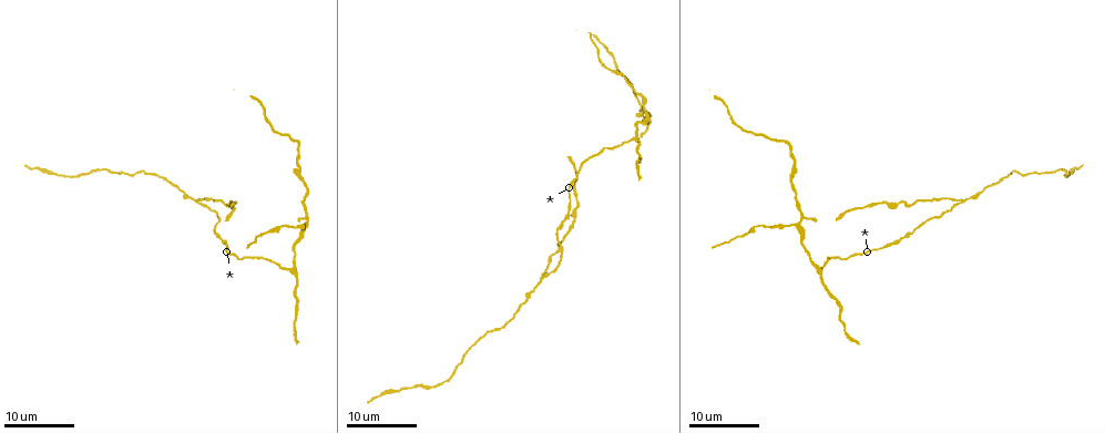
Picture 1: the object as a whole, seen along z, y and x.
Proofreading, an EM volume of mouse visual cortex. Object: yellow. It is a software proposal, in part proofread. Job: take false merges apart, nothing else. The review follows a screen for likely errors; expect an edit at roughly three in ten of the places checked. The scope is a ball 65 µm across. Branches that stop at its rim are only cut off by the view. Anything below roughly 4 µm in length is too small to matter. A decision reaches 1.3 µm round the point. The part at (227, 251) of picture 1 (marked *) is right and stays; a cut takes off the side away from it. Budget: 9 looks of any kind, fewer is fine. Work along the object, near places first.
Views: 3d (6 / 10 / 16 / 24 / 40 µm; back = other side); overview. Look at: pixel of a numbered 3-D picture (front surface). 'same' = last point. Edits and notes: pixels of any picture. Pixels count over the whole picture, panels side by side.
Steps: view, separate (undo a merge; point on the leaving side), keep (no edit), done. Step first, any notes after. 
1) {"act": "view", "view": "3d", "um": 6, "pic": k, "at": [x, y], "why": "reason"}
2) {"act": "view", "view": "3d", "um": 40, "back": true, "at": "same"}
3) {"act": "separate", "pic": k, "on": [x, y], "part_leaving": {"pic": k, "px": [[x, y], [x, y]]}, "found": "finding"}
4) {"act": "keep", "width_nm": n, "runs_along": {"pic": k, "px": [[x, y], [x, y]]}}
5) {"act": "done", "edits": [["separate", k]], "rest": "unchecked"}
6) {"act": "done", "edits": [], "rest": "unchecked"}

{"act": "view", "view": "3d", "um": 16, "pic": 1, "at": [541, 280], "why": "a fork"}

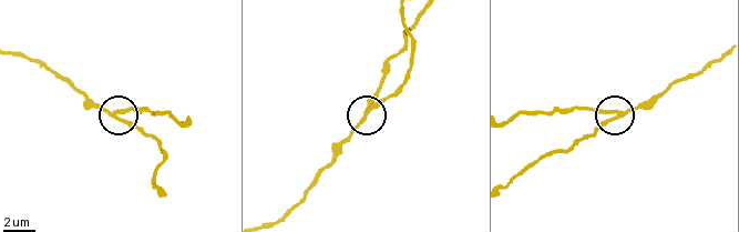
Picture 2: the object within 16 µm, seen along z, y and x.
{"act": "view", "view": "3d", "um": 6, "pic": 2, "at": [612, 114]}

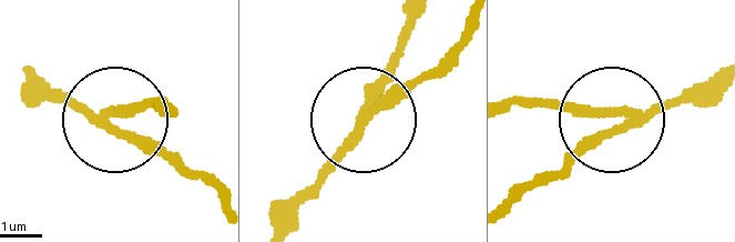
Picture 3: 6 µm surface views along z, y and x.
{"act": "view", "view": "3d", "um": 6, "back": true, "pic": 3, "at": [613, 115]}

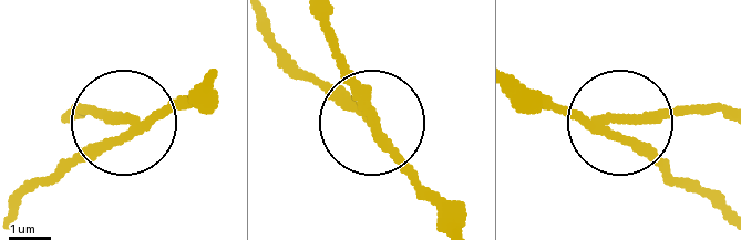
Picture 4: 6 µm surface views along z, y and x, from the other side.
{"act": "separate", "pic": 4, "on": [105, 112], "width_nm": 220, "found": "two neurons meet here"}

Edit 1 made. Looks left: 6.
{"act": "view", "view": "3d", "um": 24, "pic": 1, "at": [886, 246], "why": "calibre changes"}

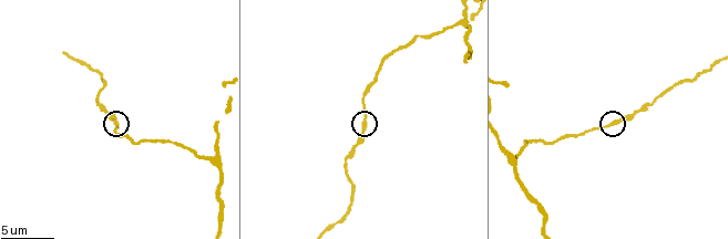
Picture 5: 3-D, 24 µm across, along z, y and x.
{"act": "view", "view": "3d", "um": 6, "pic": 5, "at": [113, 124], "why": "closer look"}

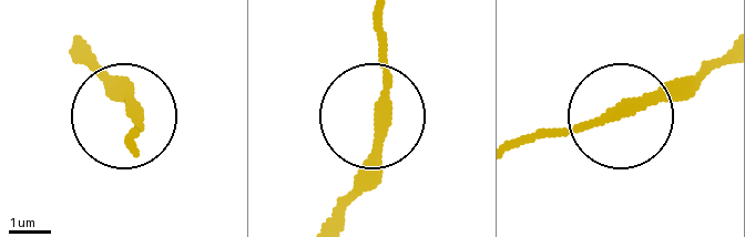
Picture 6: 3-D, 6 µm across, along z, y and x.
{"act": "keep", "runs_along": {"pic": 6, "px": [[383, 10], [373, 168], [355, 197]]}, "found": "all the same neuron"}

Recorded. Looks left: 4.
{"act": "view", "view": "3d", "um": 16, "pic": 5, "at": [219, 159], "why": "arms part here"}

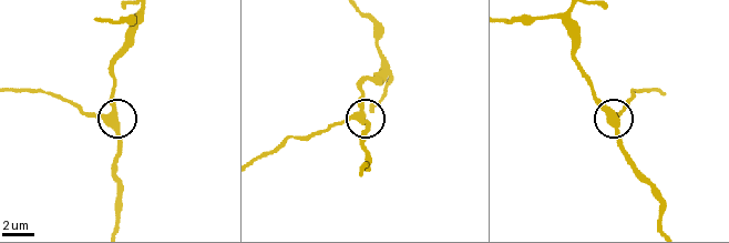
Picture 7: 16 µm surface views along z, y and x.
{"act": "view", "view": "3d", "um": 6, "pic": 7, "at": [612, 119], "why": "zoom in"}

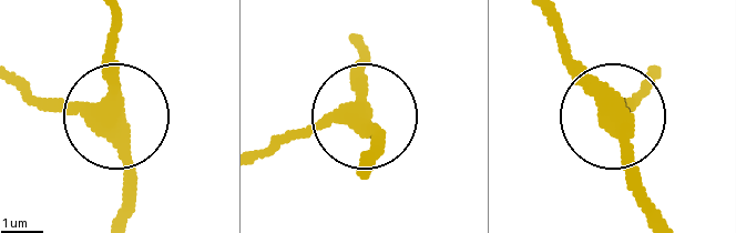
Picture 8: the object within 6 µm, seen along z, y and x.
{"act": "keep", "arms": 3, "found": "continuous, no second neuron"}

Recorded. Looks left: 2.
{"act": "view", "view": "3d", "um": 16, "pic": 1, "at": [648, 115], "why": "small branch off a trunk"}

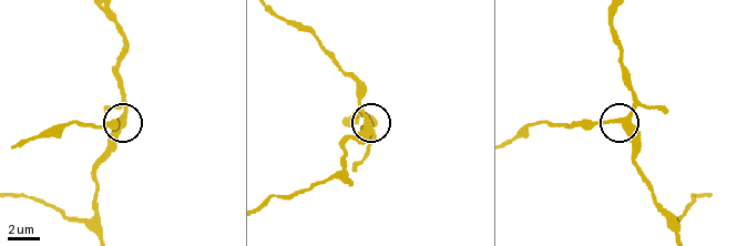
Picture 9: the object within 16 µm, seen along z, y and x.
{"act": "view", "view": "3d", "um": 6, "pic": 9, "at": [371, 127]}

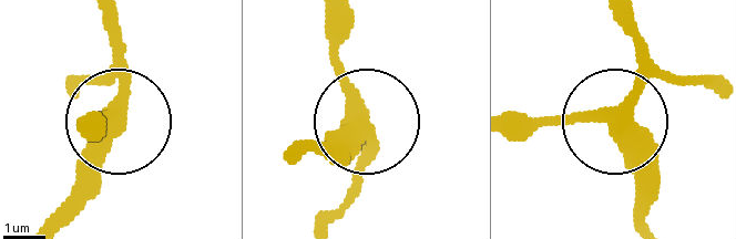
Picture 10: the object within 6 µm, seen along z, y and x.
{"act": "keep", "width_nm": 350, "found": "continuous, no second neuron"}

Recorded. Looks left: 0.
{"act": "done", "edits": [["separate", 4]], "rest": "unchecked"}

